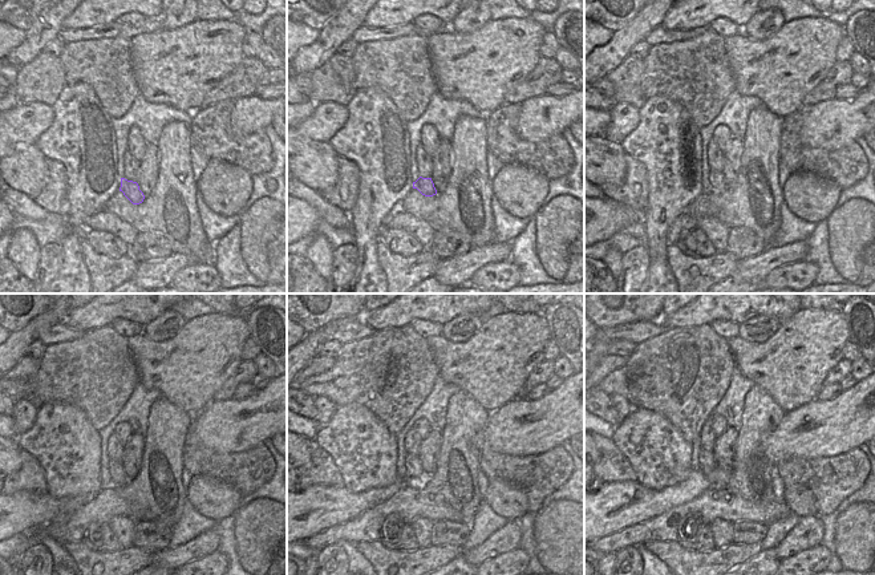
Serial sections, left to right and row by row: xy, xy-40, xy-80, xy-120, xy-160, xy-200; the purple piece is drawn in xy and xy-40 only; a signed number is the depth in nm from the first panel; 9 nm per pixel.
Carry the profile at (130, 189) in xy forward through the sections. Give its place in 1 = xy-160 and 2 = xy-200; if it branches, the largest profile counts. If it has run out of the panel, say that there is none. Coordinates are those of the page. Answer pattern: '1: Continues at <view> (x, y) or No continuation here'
1: Continues at xy-160 (413, 470)
2: Continues at xy-200 (705, 458)

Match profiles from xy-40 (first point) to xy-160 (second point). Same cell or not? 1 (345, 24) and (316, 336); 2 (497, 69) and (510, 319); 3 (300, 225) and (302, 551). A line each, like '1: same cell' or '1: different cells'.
1: same cell
2: same cell
3: different cells

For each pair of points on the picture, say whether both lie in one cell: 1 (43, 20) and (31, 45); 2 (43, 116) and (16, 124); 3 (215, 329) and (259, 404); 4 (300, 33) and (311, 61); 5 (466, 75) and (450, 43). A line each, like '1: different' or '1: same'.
1: same
2: same
3: different
4: different
5: same

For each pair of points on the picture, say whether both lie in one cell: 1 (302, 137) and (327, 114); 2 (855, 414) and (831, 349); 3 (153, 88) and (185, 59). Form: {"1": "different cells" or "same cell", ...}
{"1": "same cell", "2": "different cells", "3": "same cell"}

